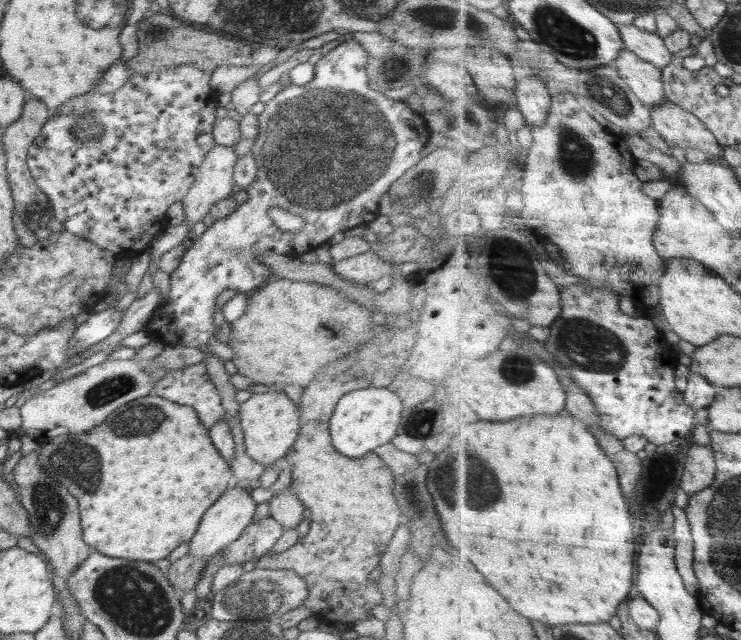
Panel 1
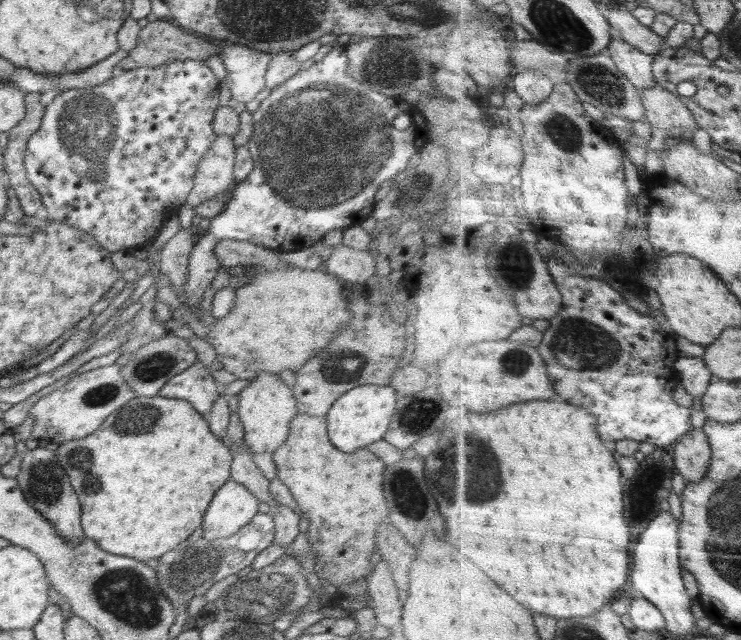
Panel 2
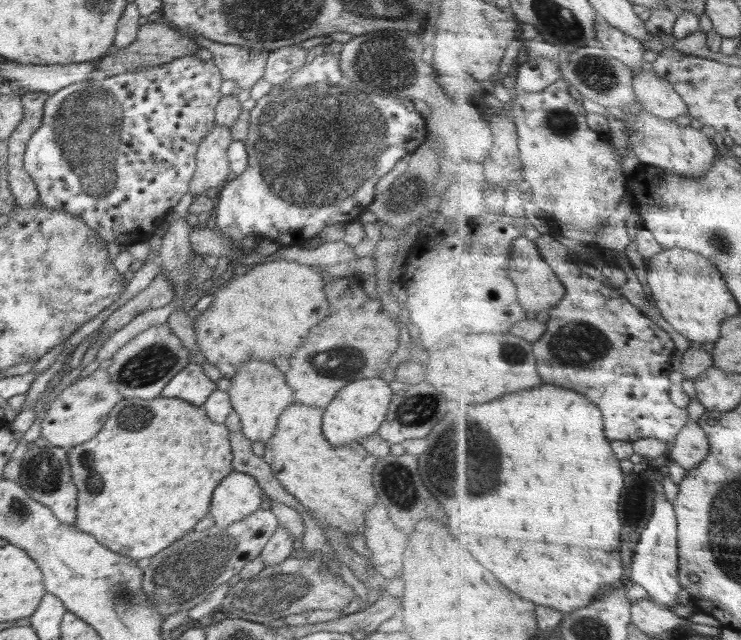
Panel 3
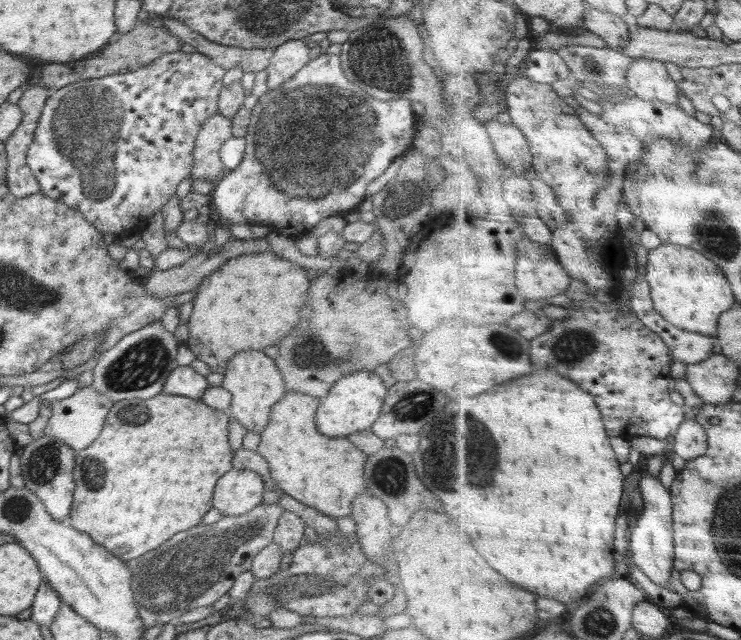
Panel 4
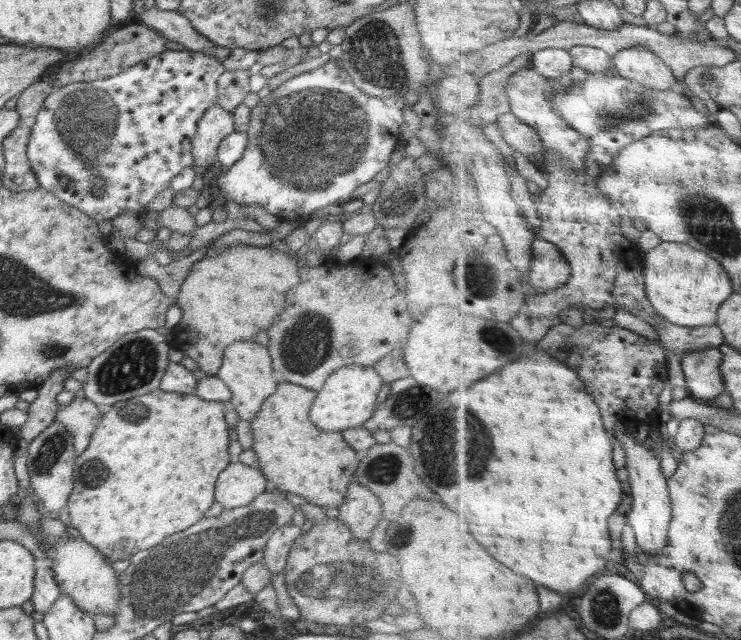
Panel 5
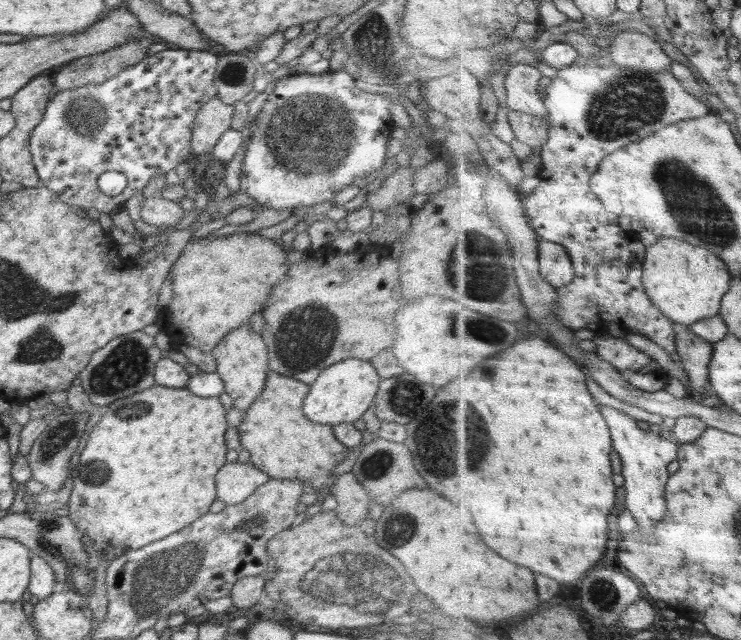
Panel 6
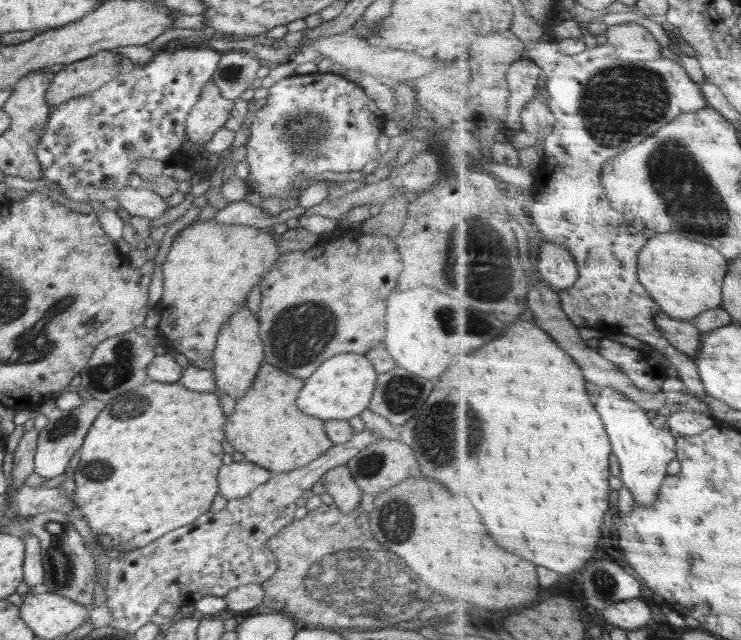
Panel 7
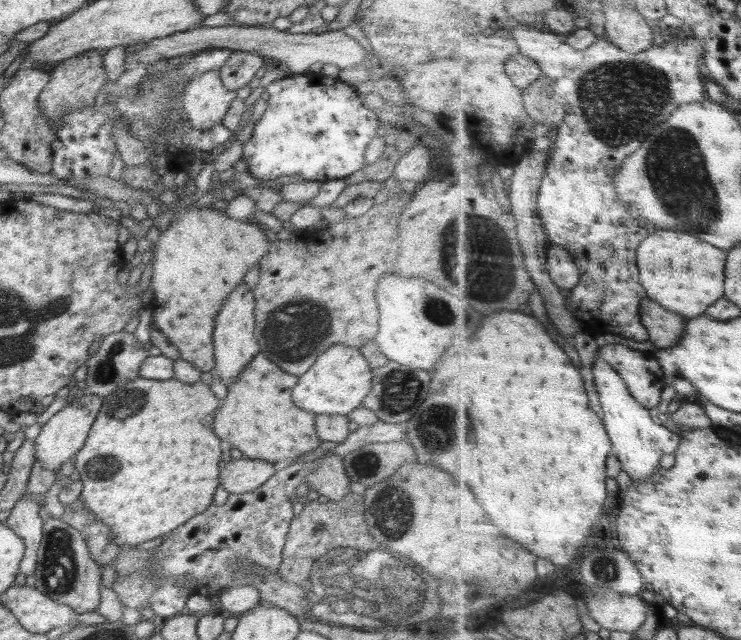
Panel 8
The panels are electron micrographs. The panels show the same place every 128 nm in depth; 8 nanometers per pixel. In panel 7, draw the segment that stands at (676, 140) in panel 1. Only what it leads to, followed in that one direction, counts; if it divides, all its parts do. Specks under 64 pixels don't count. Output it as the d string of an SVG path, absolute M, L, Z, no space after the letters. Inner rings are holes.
M619 23L608 26L604 40L614 44L618 56L630 62L656 60L662 56L662 44L639 23Z

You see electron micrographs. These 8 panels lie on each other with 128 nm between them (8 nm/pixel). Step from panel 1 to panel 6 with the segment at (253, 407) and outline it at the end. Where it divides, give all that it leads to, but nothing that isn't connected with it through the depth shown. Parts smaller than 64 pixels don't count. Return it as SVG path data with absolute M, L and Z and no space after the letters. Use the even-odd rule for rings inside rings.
M248 324L226 333L226 336L222 337L222 340L219 340L219 343L214 347L213 355L217 362L216 373L220 375L224 383L226 394L232 397L236 410L248 410L266 386L269 366L268 350L264 344L260 334Z

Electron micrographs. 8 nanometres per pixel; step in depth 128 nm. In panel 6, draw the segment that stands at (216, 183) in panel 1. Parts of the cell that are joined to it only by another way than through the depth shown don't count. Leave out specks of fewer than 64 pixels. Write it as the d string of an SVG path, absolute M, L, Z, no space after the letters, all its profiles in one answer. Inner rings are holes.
M213 96L198 109L195 118L191 152L196 156L210 154L216 148L220 136L231 129L233 105Z

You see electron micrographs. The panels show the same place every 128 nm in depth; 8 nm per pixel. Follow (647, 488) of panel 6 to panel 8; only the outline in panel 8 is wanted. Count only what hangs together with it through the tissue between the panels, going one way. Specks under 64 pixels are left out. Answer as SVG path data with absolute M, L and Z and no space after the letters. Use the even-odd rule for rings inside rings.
M600 354L595 360L593 371L605 413L605 423L614 443L614 452L634 481L645 481L663 467L662 458L666 454L680 450L682 434L668 430L663 424L656 424L654 417L650 416L650 410L633 395L621 372Z

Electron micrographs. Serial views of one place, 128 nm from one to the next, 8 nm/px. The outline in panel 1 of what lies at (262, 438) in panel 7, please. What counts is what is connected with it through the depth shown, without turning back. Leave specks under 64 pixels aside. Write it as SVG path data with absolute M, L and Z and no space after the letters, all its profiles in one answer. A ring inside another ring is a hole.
M302 420L298 438L287 450L285 460L291 464L291 483L295 495L301 503L310 510L310 529L304 537L288 550L276 554L269 551L256 561L256 567L263 569L293 570L300 578L305 580L309 595L302 605L314 612L314 617L319 624L330 621L330 612L322 612L318 616L318 608L338 608L348 612L345 594L358 592L362 584L370 584L370 568L379 564L379 558L394 536L396 526L400 524L400 510L392 496L392 478L394 474L391 468L374 452L367 452L360 458L353 459L338 452L331 443L331 434L328 428L329 421L318 422ZM330 596L339 596L336 604L330 604Z

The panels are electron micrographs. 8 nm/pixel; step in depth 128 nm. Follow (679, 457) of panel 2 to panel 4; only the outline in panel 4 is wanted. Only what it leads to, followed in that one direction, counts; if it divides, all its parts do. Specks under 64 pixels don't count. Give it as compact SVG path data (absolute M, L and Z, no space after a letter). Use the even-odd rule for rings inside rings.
M693 414L677 432L671 454L678 454L686 461L691 461L702 458L709 448L709 434L705 426L700 424Z

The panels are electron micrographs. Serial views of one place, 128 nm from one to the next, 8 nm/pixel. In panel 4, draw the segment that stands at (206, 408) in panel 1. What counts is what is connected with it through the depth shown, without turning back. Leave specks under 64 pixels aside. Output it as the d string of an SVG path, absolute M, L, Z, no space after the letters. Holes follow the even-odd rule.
M178 365L170 376L167 376L163 392L169 395L187 396L192 400L201 400L201 396L208 386L206 377L194 371L190 365Z

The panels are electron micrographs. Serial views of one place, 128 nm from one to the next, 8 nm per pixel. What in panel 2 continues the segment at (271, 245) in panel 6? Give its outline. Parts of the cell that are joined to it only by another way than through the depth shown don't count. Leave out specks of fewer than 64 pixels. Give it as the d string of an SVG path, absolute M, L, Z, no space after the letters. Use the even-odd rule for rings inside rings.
M296 267L274 272L254 270L248 280L234 285L236 297L231 312L215 320L209 327L205 339L216 351L218 366L246 380L253 379L258 371L278 375L281 370L290 369L296 374L310 356L320 352L334 338L334 330L351 319L351 312L343 298L344 284L321 269L302 270Z

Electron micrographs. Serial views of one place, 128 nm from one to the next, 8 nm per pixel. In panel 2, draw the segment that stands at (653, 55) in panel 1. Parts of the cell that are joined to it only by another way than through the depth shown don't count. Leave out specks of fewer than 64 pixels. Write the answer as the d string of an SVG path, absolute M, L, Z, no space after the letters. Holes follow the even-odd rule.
M614 5L610 10L605 10L613 28L613 38L626 39L630 44L635 44L642 52L656 56L668 48L667 39L654 32L652 27L640 22L640 19L622 5Z

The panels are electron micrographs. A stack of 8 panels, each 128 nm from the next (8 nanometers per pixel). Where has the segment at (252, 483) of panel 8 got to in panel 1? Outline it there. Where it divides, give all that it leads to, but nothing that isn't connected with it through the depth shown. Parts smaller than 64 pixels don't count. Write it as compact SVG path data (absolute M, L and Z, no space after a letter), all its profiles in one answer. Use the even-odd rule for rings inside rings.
M229 486L222 496L202 515L202 522L190 541L188 555L195 559L208 559L221 552L225 546L232 544L242 531L253 522L257 502L254 502L249 489Z

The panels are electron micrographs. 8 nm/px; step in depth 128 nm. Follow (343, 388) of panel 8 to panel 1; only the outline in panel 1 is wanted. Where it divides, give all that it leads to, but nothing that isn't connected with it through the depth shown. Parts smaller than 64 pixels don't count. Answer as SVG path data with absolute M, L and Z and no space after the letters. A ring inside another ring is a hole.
M362 388L345 394L338 400L336 408L329 420L331 443L334 448L344 456L357 459L367 452L378 448L378 445L390 443L396 434L400 412L402 412L402 400L386 390L386 388Z

